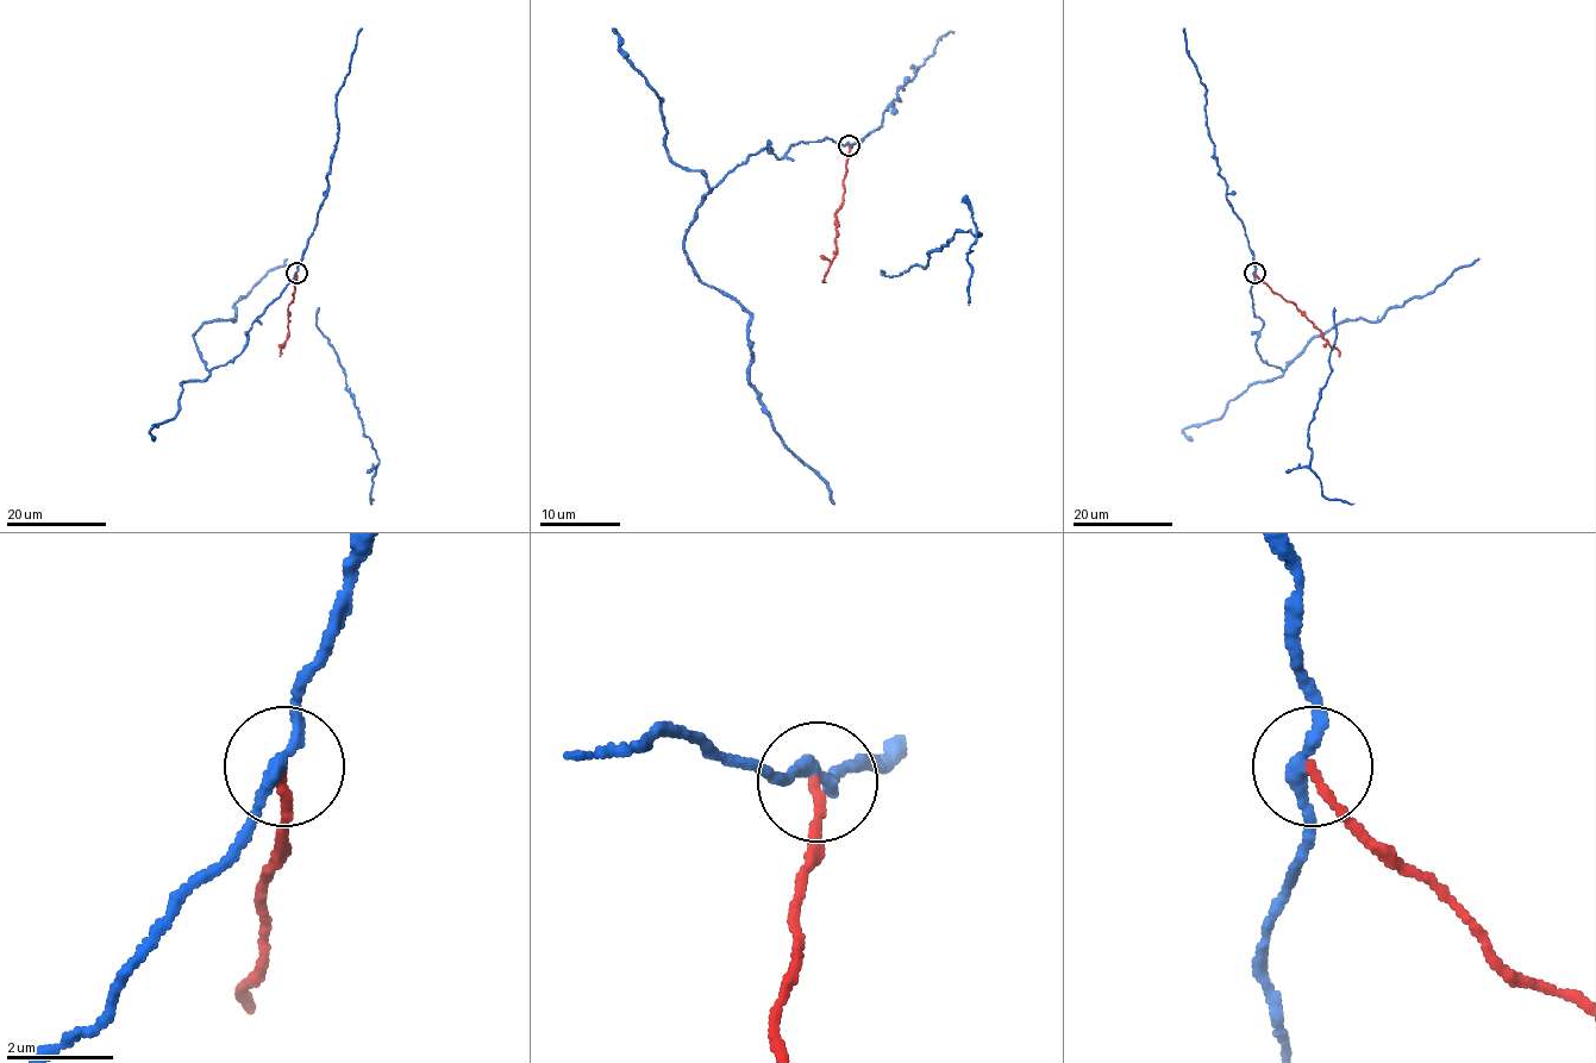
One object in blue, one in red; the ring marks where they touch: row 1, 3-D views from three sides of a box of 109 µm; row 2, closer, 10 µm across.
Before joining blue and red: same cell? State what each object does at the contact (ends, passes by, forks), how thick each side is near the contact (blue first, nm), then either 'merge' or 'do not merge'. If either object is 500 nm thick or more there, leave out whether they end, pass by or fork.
blue passes by; red ends; calibres 240 and 180 nm; do not merge

